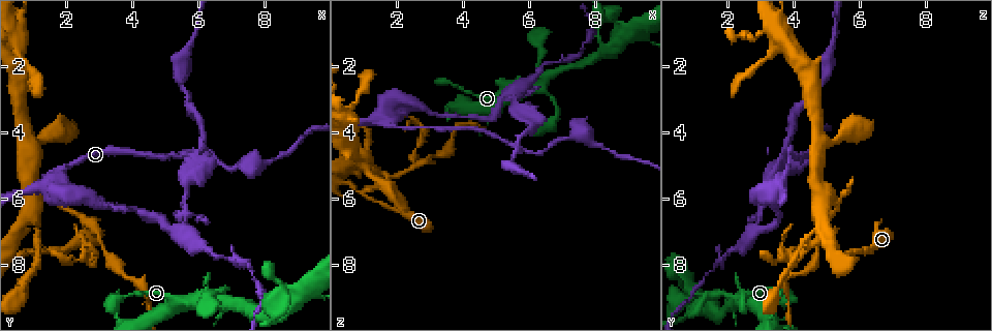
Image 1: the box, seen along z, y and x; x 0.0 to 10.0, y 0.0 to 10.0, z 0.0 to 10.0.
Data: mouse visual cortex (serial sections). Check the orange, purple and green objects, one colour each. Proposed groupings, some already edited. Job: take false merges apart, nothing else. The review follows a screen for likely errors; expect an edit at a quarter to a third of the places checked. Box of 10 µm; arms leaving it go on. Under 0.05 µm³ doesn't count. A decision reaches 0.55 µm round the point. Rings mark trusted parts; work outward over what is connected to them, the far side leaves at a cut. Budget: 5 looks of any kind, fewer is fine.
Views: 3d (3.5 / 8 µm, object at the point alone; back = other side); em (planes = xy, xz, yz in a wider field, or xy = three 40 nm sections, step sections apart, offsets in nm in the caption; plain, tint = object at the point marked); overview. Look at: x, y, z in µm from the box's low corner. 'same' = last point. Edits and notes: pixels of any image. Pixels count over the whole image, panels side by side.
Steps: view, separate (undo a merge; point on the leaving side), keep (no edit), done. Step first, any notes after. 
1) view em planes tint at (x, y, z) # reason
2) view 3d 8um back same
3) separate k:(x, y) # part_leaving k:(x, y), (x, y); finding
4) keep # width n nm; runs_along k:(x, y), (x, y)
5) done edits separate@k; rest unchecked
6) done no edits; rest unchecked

view 3d 3.5um at (8.85, 8.70, 0.80) # sharp bend

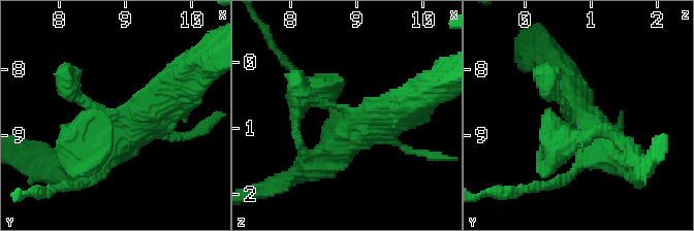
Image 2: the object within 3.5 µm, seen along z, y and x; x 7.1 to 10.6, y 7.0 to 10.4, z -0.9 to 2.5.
keep # continuous, no second cell

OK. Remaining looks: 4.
view 3d 8um at (0.80, 5.85, 3.70) # sudden change in width

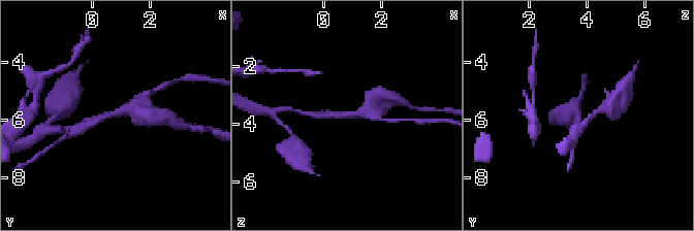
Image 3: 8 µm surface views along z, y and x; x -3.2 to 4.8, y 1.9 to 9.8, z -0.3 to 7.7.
view em planes tint same # arm_widths 200, 450 nm; now the EM

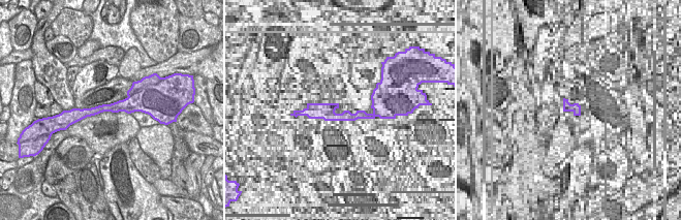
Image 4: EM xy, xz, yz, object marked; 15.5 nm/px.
separate 3:(568, 122) # width 190 nm; border 4:(141, 89), (128, 96); a second cell is stuck on

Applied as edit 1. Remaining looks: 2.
done edits separate@3; rest unchecked

